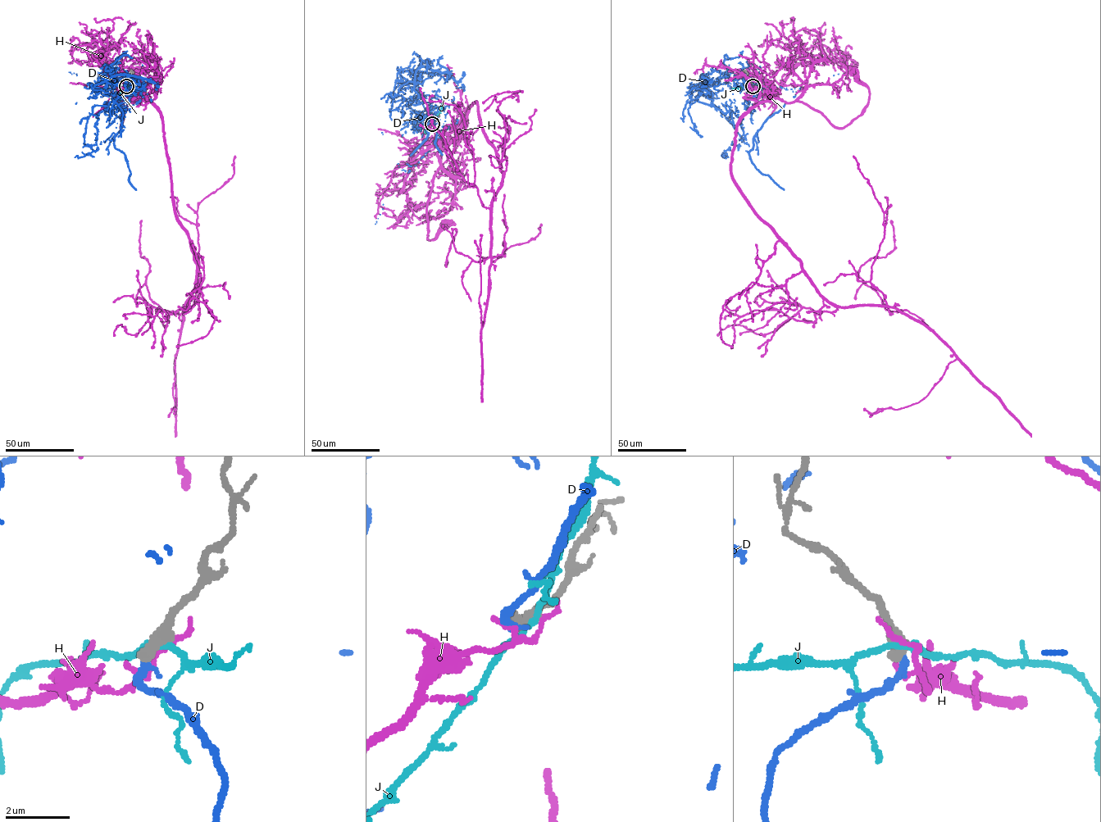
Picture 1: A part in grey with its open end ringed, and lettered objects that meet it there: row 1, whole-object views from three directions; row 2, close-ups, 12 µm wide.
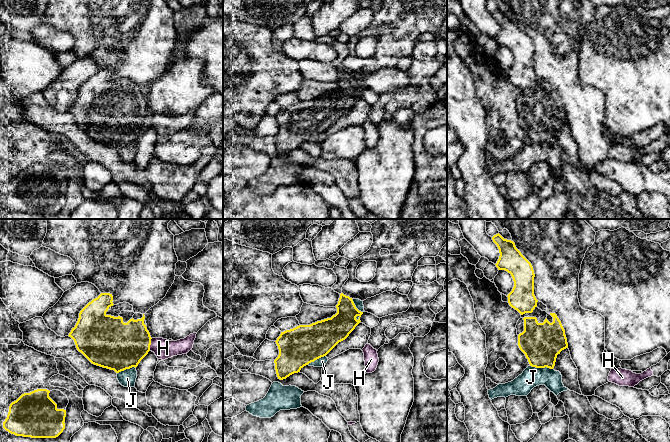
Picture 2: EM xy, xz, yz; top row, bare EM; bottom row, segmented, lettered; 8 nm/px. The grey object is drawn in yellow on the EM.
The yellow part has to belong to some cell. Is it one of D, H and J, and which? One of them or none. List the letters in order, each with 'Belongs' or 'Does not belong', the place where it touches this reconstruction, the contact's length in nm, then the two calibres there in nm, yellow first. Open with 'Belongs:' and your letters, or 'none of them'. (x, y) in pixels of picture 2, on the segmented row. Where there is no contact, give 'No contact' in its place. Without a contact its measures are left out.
Belongs: D
D: Belongs. No contact
H: Does not belong. Touches yellow at xy (150, 344). Shared border 110 nm. Thickness 380 nm (yellow) against 160 nm
J: Does not belong. Touches yellow at yz (541, 367). Shared border 190 nm. Thickness 320 nm (yellow) against 160 nm

